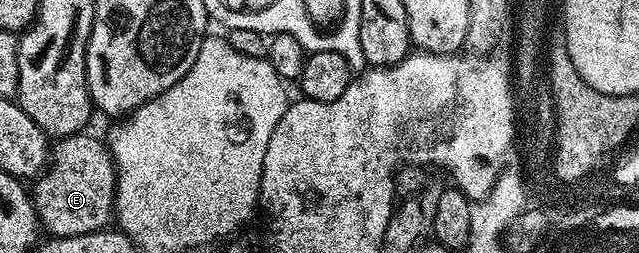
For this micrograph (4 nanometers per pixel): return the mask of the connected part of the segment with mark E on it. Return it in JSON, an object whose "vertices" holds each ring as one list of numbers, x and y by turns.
{"vertices":[[84,131,82,133,74,133,72,137,65,137,54,142,53,148,49,153,49,164,42,173,39,174,37,180,34,182,33,200,35,203,35,211,39,214,39,223,44,230,48,229,48,234,51,237,76,237,77,235,85,235,86,233,95,233,98,229,108,228,112,224,113,214,115,212,115,178,117,176,115,171,115,160,111,158,111,150,106,144,103,145,95,137,90,137,90,132]]}

